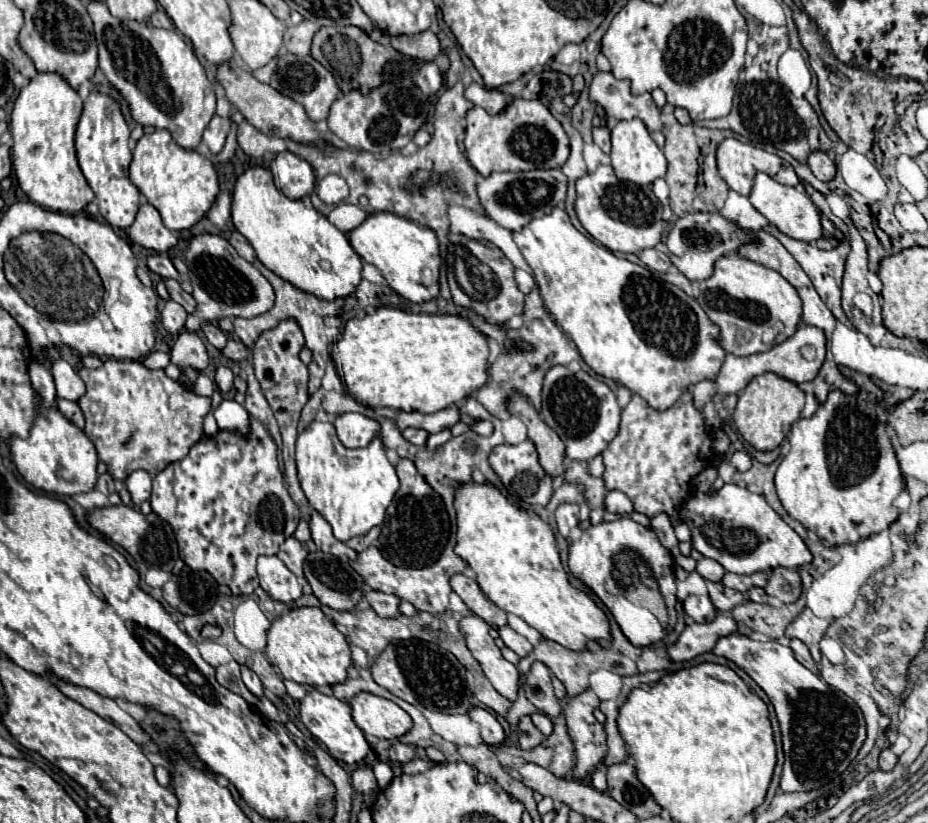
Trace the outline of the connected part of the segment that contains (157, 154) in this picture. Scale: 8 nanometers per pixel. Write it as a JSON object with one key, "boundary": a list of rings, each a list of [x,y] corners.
{"boundary":[[[156,129],[136,143],[130,163],[130,181],[146,197],[146,201],[158,209],[162,223],[170,231],[190,229],[204,217],[218,195],[218,175],[214,165],[200,153],[178,147],[166,129]]]}

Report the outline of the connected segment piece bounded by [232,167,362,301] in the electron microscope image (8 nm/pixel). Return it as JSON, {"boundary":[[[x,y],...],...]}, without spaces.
{"boundary":[[[250,167],[238,177],[232,193],[232,223],[254,247],[256,257],[264,263],[264,267],[304,293],[310,293],[324,301],[334,301],[354,293],[362,279],[360,257],[348,243],[346,235],[338,231],[320,211],[316,211],[314,207],[306,207],[302,199],[288,199],[282,191],[278,191],[274,187],[272,173],[264,167]]]}

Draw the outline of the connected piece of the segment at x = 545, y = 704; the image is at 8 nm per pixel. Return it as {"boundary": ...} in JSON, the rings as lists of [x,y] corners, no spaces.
{"boundary":[[[534,663],[530,675],[526,675],[524,679],[524,691],[528,701],[534,703],[538,711],[542,711],[548,717],[560,717],[562,707],[554,695],[548,667],[544,667],[542,663]]]}

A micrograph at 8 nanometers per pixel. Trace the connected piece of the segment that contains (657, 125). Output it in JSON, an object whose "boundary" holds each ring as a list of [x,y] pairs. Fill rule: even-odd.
{"boundary":[[[598,71],[588,87],[588,97],[594,105],[604,107],[610,121],[638,117],[650,131],[662,129],[660,109],[652,101],[650,93],[642,93],[636,97],[630,95],[630,85],[626,81],[614,79],[612,73]]]}

